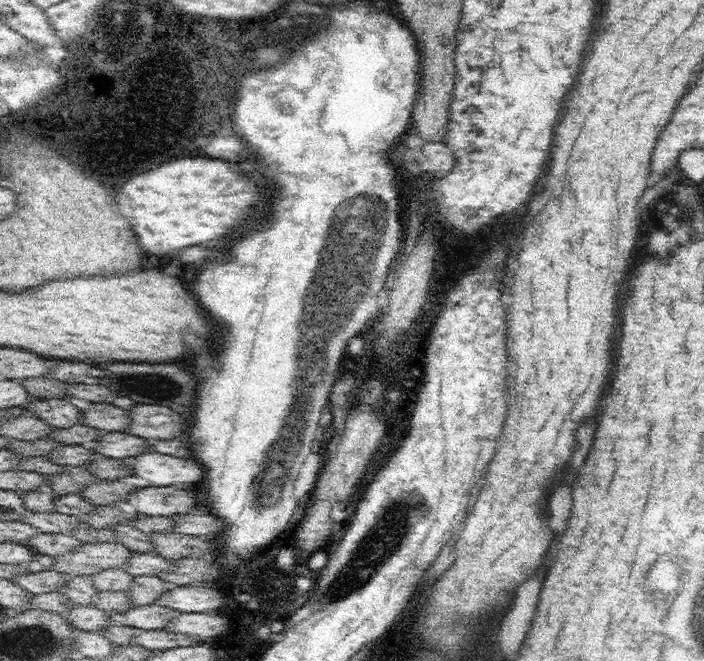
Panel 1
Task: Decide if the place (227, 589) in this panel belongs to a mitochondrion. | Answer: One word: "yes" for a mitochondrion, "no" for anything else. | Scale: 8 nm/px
no

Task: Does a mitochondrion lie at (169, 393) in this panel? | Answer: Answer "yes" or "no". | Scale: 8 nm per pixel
yes

